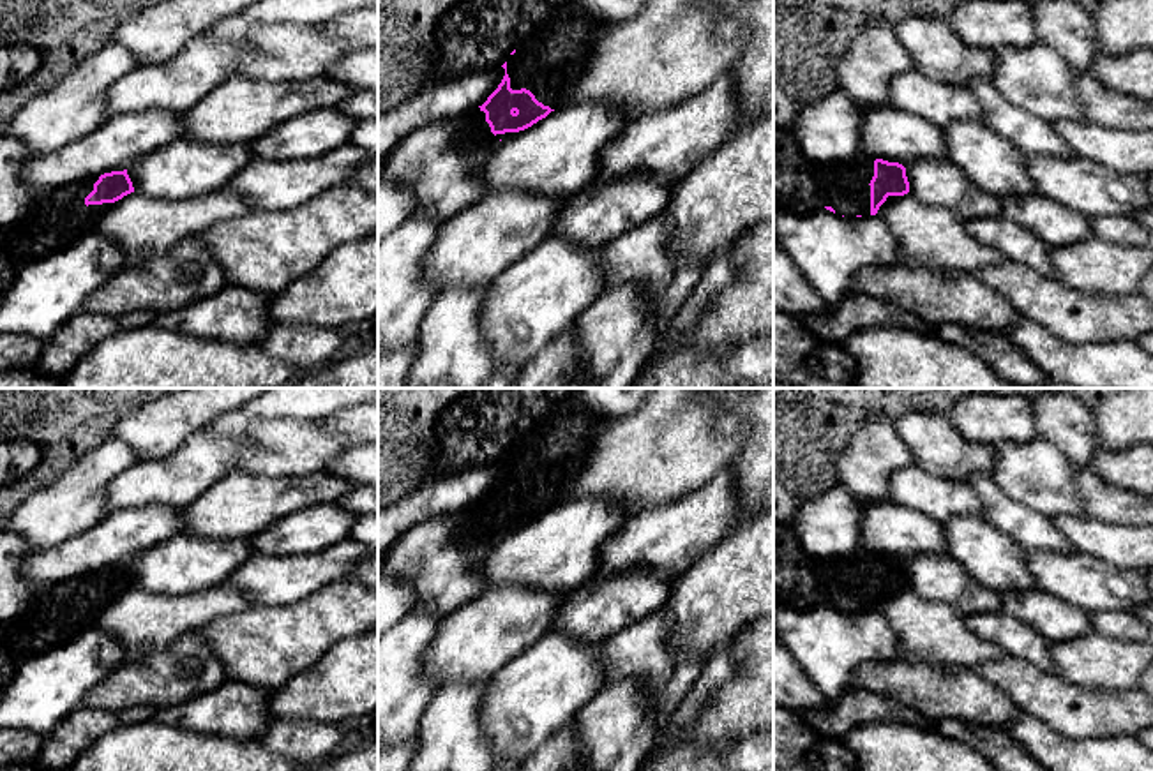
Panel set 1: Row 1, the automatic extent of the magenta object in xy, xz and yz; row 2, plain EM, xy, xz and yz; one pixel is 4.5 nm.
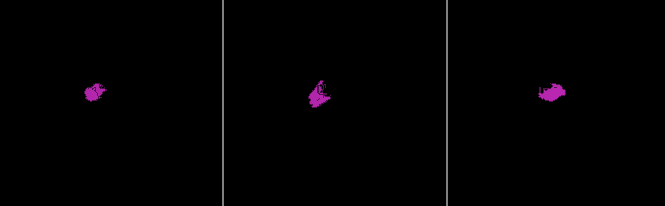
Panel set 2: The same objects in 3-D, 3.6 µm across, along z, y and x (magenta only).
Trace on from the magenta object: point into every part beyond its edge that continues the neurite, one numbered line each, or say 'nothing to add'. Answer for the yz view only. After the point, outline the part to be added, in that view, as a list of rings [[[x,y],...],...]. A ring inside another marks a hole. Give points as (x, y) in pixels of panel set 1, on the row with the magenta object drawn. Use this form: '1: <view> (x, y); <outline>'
1: yz (844, 187); [[[858,153],[851,162],[818,164],[819,196],[825,206],[844,217],[870,215],[874,161]]]

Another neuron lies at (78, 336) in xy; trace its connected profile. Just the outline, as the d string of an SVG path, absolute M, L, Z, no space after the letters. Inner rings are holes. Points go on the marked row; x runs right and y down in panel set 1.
M81 311L46 339L35 369L62 378L106 337L148 326L157 314L155 311L132 311L115 316Z

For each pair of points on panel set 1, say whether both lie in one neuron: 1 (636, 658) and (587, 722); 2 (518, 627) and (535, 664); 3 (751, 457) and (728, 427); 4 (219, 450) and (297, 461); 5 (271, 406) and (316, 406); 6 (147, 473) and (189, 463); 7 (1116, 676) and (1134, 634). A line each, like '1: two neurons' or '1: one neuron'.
1: two neurons
2: two neurons
3: one neuron
4: two neurons
5: one neuron
6: one neuron
7: one neuron

